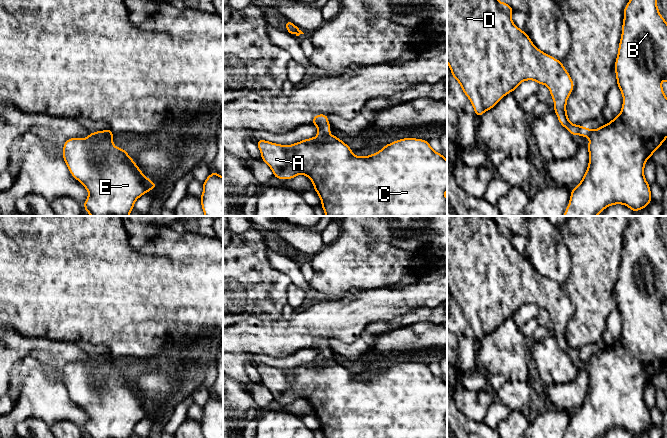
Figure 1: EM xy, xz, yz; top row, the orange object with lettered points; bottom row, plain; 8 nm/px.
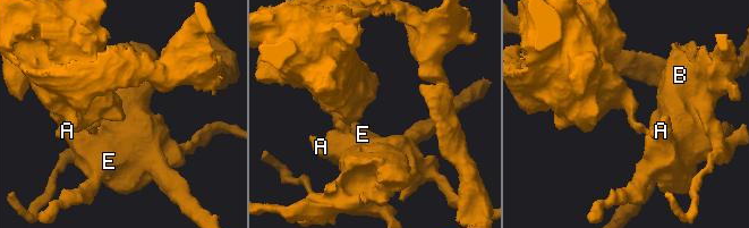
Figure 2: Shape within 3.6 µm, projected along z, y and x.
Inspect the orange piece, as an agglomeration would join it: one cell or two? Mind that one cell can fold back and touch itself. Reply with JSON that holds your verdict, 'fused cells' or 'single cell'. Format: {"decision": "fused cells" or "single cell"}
{"decision": "fused cells"}

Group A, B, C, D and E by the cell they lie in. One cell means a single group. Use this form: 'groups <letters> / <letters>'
groups A B C E / D

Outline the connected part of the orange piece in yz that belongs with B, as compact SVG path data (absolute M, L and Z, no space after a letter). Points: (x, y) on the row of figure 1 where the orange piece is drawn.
M629 0L625 6L615 73L617 86L623 95L621 112L610 123L591 131L587 145L589 165L581 182L571 190L563 216L597 216L614 204L626 205L635 212L644 209L652 200L644 166L667 138L667 98L661 85L663 79L667 81L667 22L657 8L657 0Z

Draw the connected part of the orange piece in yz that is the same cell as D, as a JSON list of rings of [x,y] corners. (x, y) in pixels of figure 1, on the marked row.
[[[447,0],[447,63],[469,98],[475,117],[492,109],[522,81],[534,80],[549,88],[559,123],[572,136],[587,138],[591,130],[572,124],[567,116],[567,99],[574,88],[569,73],[561,61],[539,50],[512,22],[512,11],[510,5],[498,0]]]

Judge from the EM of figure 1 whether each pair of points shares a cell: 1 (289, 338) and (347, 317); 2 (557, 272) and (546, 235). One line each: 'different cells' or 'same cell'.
1: same cell
2: same cell

